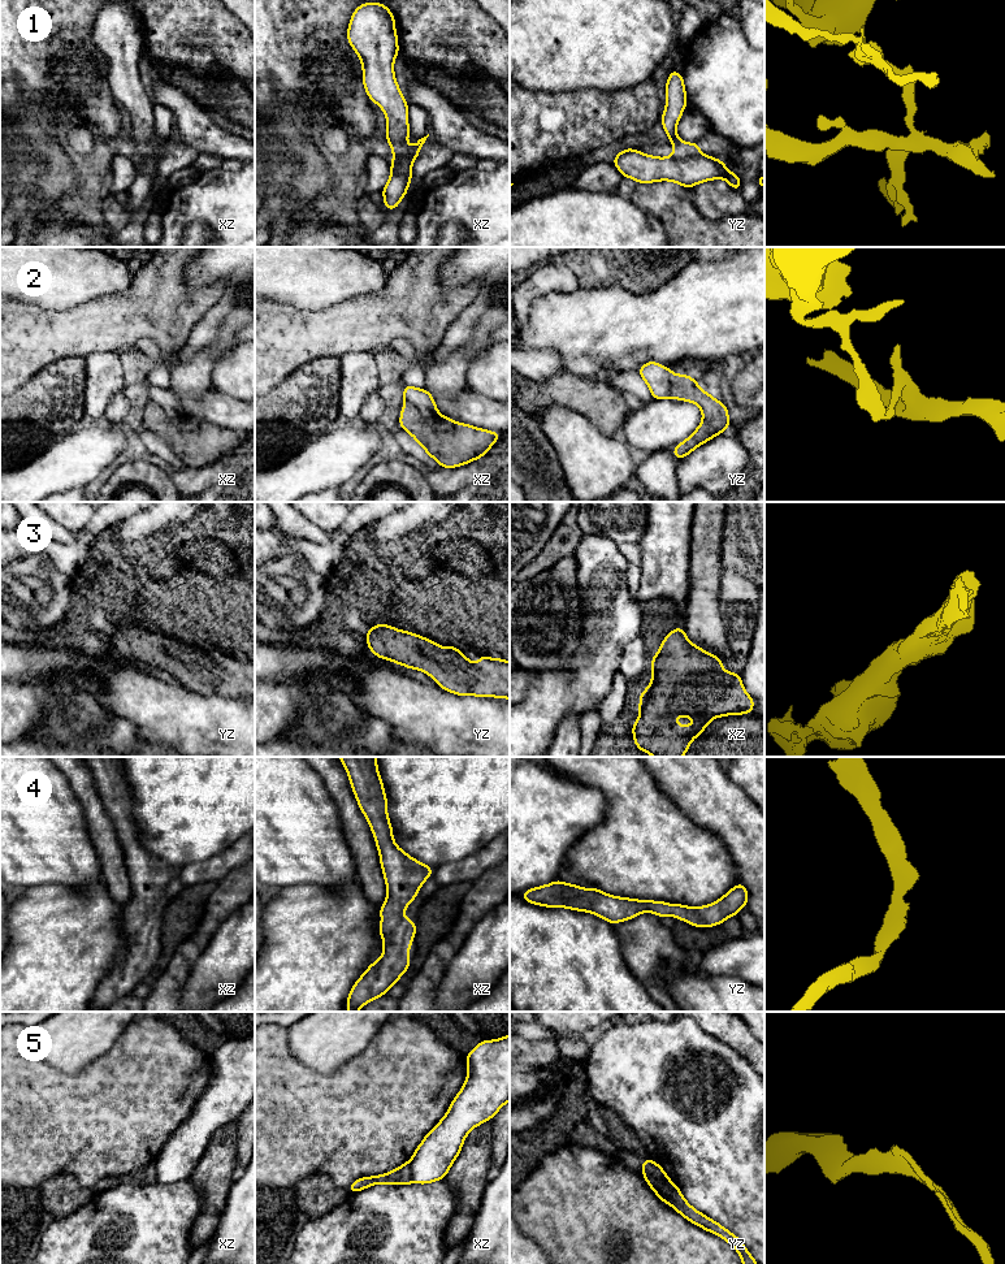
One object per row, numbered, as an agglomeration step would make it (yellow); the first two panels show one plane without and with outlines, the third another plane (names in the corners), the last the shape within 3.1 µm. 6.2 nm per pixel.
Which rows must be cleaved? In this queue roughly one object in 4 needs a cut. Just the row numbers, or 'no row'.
1, 2, 5

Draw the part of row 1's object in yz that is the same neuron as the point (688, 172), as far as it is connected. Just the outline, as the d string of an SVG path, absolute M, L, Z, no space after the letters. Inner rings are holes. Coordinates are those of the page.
M625 148L611 161L623 177L632 178L637 183L671 181L690 189L701 182L722 178L736 191L741 187L741 178L729 172L723 160L709 155L697 153L684 159L673 155L657 157L634 148Z

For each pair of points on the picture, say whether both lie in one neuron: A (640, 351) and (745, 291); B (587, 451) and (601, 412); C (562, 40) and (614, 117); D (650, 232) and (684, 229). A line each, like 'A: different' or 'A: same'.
A: same
B: different
C: different
D: different

